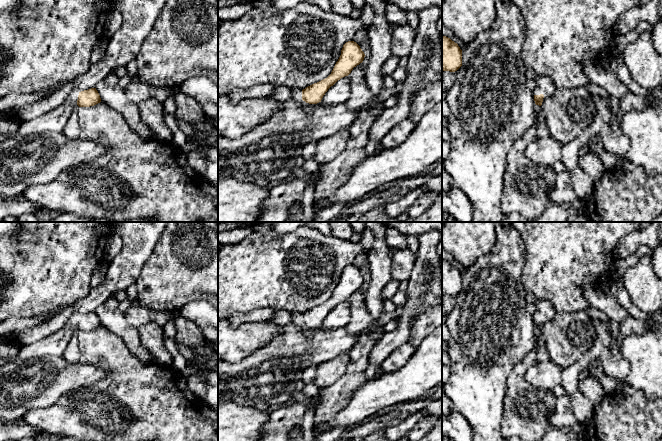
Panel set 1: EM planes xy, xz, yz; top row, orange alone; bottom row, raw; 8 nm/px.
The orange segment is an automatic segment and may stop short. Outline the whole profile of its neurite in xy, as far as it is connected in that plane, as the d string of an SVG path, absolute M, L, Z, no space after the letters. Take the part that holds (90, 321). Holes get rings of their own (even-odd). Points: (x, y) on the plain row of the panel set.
M96 312L81 316L75 314L56 333L44 337L35 343L22 345L15 359L5 360L0 358L0 368L13 361L25 361L43 356L62 356L76 329L79 331L90 331L100 326L101 322Z

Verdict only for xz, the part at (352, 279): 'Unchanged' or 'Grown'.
Grown

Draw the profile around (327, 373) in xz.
M341 354L339 357L318 365L313 383L320 389L330 386L345 375L349 362L349 354Z

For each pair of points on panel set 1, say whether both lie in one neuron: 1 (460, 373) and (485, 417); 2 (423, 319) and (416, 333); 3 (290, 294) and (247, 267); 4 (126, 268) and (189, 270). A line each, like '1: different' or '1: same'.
1: same
2: same
3: same
4: different

